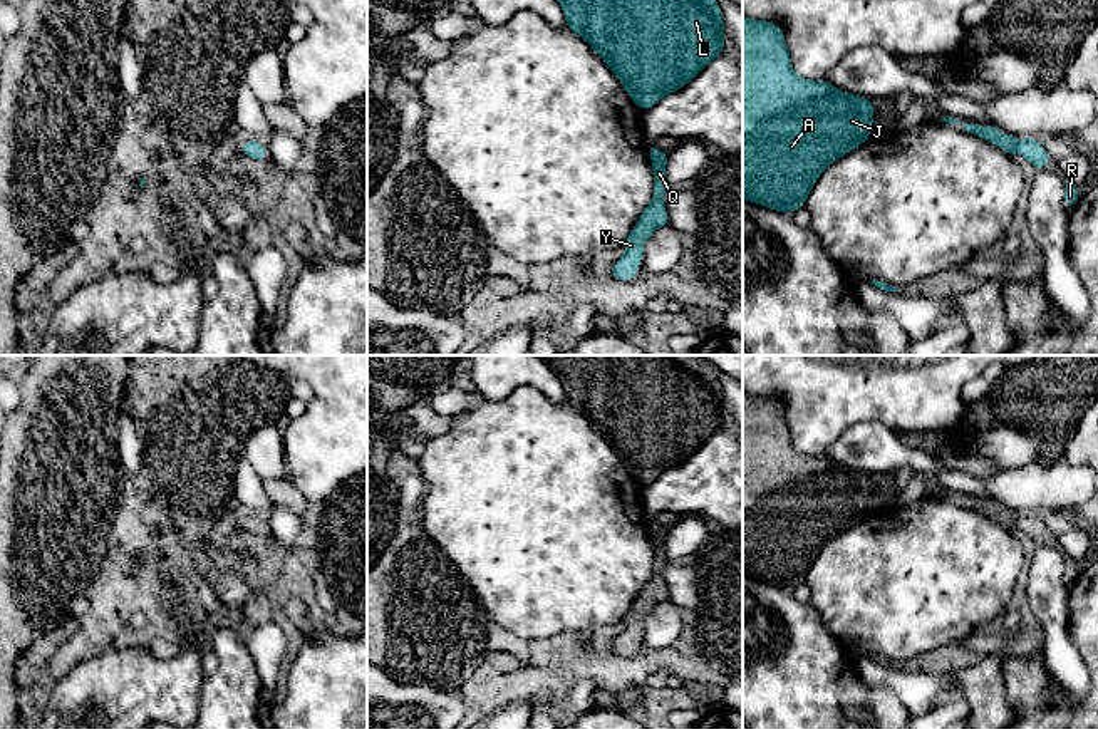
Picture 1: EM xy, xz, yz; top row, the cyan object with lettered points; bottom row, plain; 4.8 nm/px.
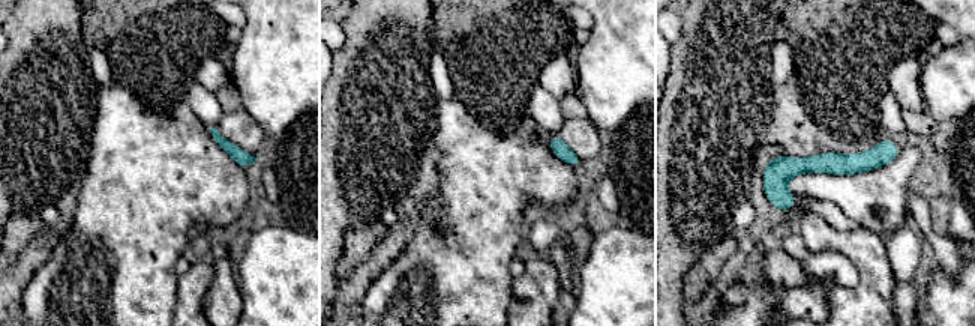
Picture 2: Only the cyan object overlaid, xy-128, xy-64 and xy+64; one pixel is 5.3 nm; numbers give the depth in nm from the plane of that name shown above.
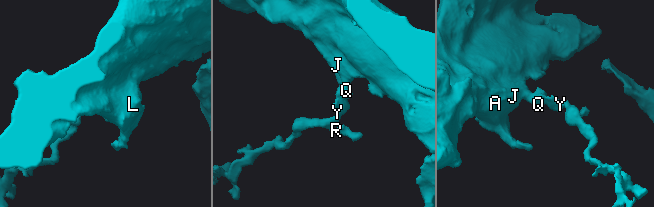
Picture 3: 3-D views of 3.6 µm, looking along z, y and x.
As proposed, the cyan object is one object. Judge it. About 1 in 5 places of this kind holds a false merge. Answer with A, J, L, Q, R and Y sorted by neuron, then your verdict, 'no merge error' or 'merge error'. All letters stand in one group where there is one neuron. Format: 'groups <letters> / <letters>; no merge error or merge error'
groups A J L Q R Y; no merge error

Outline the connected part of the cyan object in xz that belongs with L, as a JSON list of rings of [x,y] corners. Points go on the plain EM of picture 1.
[[[538,355],[558,375],[565,399],[587,416],[619,452],[639,484],[655,481],[689,459],[712,434],[723,431],[726,404],[712,367],[692,370],[667,355]]]

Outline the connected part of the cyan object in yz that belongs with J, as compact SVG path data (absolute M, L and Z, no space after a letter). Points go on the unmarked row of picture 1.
M743 390L743 575L781 588L806 582L821 546L873 509L873 491L873 476L796 451L785 407Z

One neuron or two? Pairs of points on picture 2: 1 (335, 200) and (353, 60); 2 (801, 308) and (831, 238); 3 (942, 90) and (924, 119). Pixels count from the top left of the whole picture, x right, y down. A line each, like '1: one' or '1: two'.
1: one
2: two
3: two

